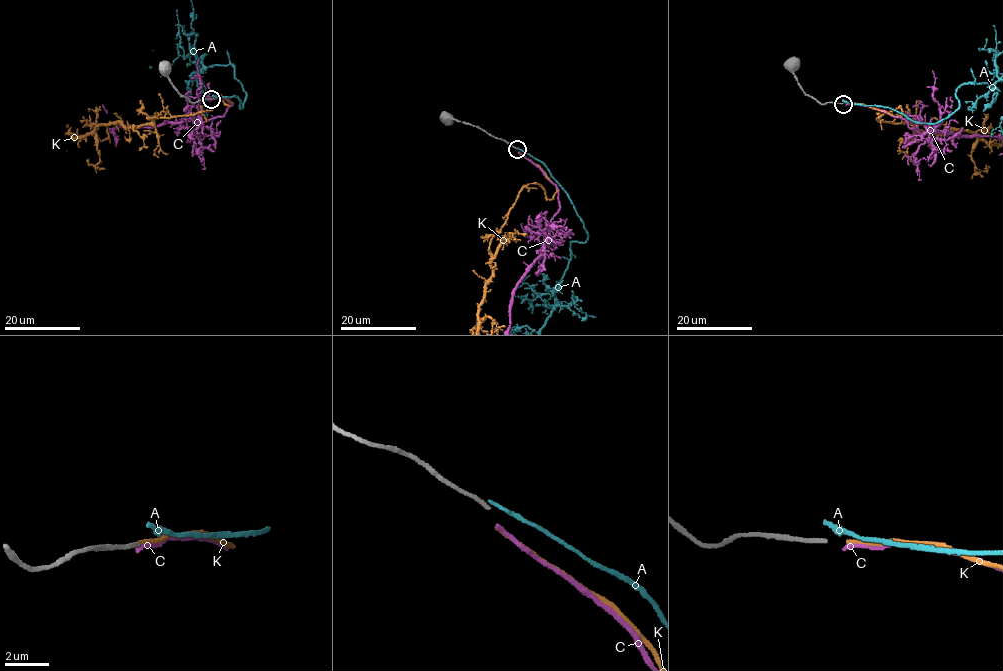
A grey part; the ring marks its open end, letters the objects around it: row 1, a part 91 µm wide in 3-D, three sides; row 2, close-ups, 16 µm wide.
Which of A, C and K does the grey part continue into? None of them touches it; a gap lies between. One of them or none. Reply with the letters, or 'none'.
K

